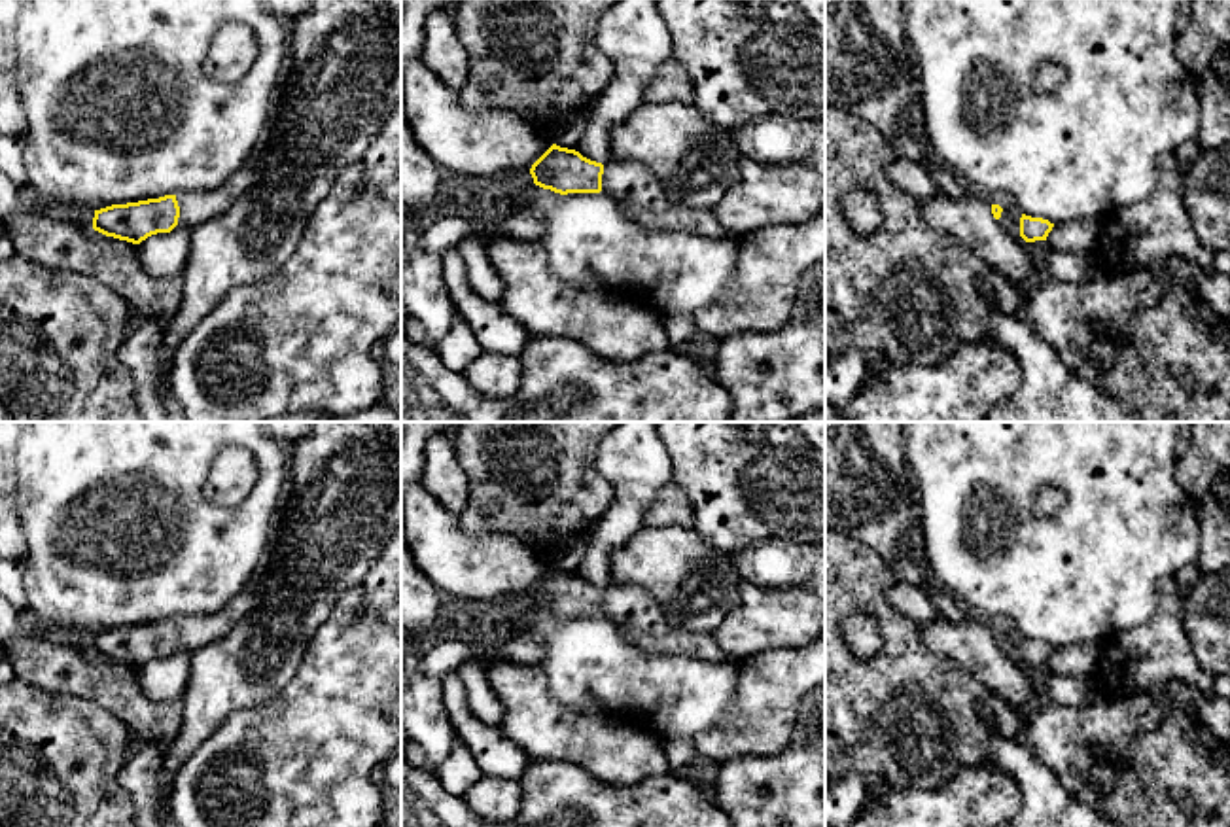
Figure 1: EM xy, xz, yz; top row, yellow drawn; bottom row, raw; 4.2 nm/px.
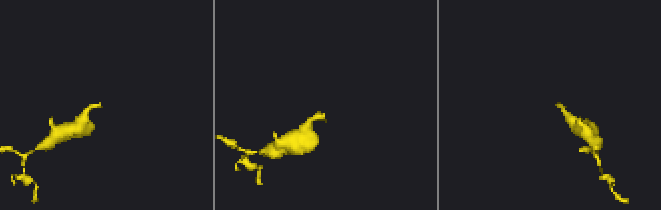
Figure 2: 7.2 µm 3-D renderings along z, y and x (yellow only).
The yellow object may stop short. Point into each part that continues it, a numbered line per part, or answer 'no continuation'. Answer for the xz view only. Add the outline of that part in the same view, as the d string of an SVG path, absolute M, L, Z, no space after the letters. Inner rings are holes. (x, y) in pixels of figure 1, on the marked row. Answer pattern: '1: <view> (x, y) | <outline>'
1: xz (632, 182) | M607 161L602 174L602 191L623 201L628 214L647 229L687 231L708 238L721 238L727 233L713 208L689 208L670 201L645 163Z

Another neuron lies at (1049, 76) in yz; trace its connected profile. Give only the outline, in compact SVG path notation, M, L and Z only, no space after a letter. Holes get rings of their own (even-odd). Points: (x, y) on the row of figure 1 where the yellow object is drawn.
M1043 62L1035 70L1033 89L1039 95L1050 95L1063 83L1063 79L1065 79L1065 70L1060 64L1056 64L1056 62Z

